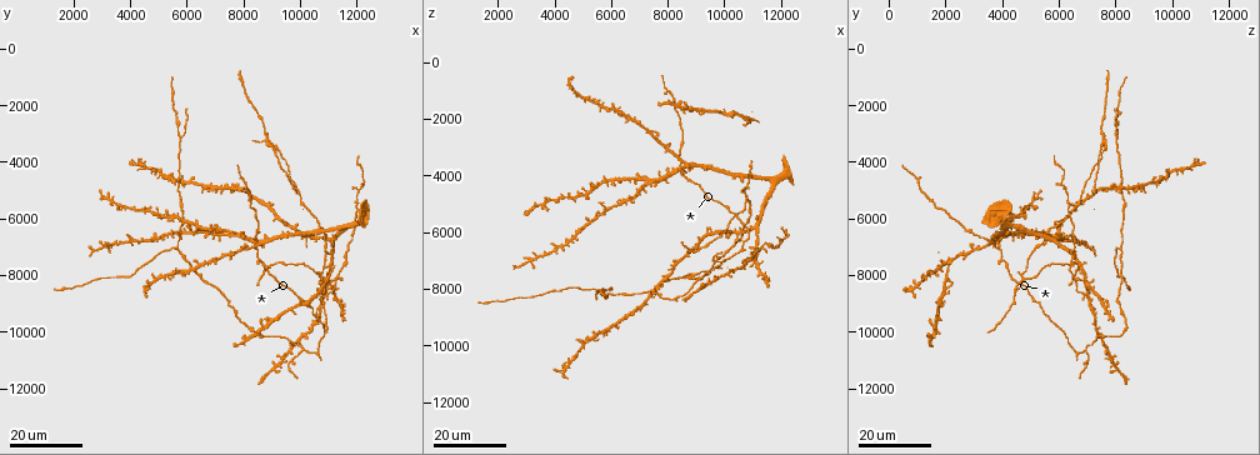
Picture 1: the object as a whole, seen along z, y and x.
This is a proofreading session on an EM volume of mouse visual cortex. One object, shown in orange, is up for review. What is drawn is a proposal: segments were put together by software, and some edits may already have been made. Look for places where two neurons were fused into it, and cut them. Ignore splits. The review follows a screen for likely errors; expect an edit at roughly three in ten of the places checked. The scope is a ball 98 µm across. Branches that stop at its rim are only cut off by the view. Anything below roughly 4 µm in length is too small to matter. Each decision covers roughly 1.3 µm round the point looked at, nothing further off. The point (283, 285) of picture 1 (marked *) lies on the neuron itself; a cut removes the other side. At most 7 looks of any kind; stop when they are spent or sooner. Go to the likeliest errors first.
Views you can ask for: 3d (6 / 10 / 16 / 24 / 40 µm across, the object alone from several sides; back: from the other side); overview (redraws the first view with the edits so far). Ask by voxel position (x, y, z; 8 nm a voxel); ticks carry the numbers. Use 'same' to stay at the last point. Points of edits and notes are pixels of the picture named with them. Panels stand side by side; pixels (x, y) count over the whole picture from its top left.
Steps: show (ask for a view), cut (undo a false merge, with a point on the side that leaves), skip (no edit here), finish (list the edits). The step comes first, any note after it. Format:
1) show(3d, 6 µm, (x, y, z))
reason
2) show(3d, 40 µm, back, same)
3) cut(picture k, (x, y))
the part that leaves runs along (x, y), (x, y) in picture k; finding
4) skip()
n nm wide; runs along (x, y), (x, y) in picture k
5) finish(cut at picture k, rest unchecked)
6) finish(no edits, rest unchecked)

show(3d, 16 µm, (5700, 3200, 8100))
three-way junction

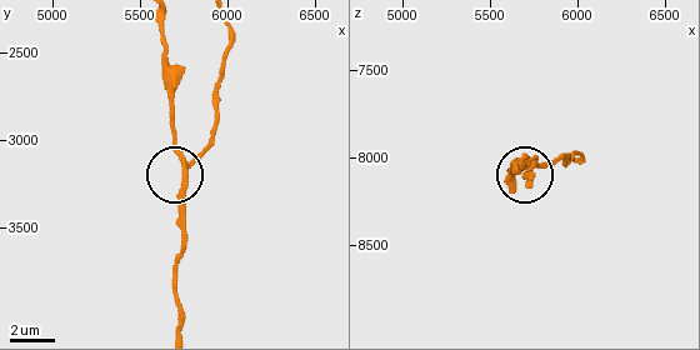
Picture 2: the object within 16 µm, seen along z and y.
show(3d, 10 µm, (5780, 3140, 8040))

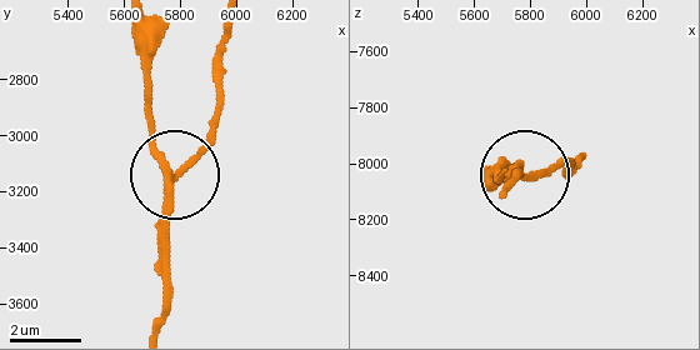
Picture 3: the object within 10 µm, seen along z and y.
show(3d, 10 µm, back, (5780, 3130, 8050))

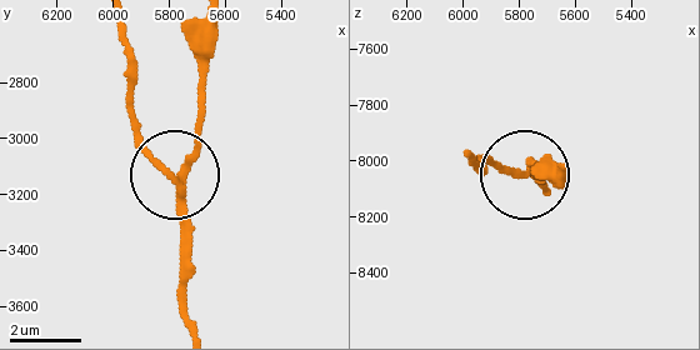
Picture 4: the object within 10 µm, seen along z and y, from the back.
cut(picture 4, (145, 146))
the part that leaves runs along (184, 190), (141, 140), (120, 24) in picture 4; a second neuron is stuck on

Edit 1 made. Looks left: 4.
show(overview)

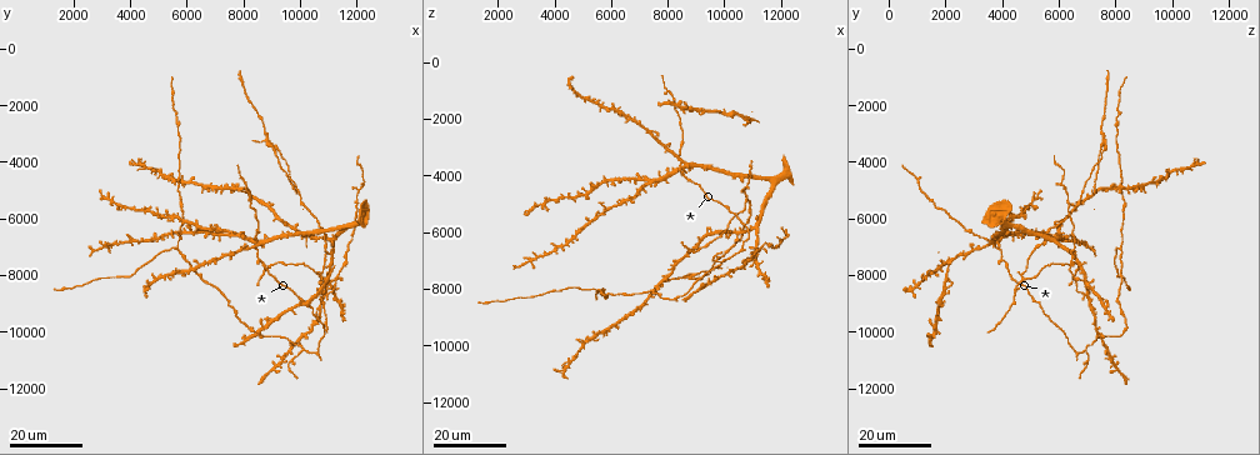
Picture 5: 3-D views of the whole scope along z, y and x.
show(3d, 16 µm, (11000, 8600, 6900))
four or more arms meet

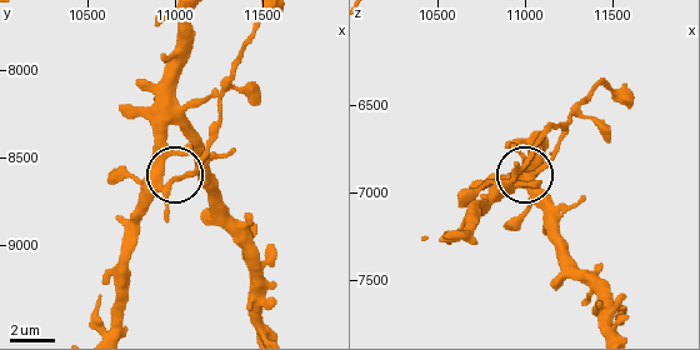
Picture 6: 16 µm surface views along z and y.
show(3d, 6 µm, (10900, 8700, 6960))

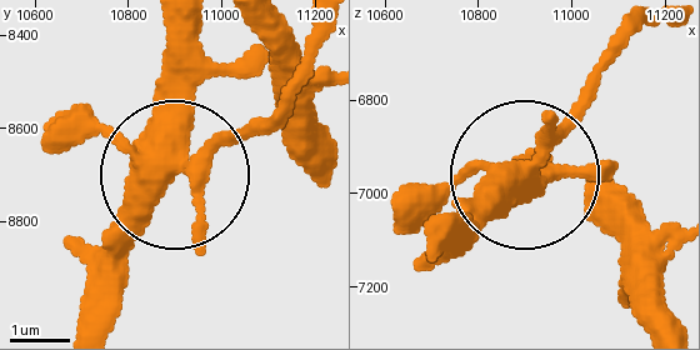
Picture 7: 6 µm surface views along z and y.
cut(picture 7, (238, 134))
side arm 37 µm; 5 arms; two neurons meet here

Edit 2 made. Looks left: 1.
finish(cut at picture 4, cut at picture 7, rest unchecked)

